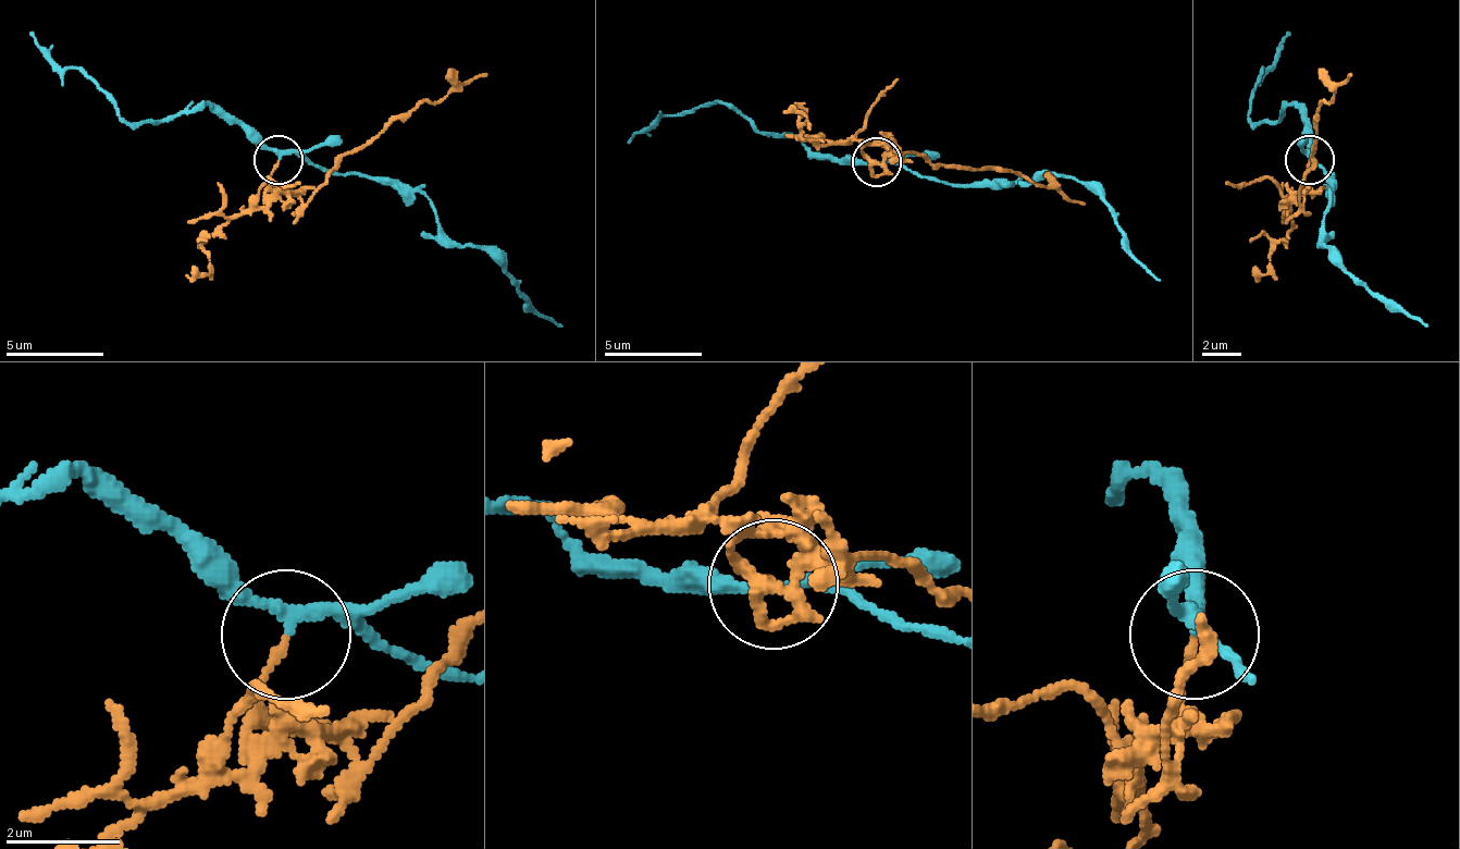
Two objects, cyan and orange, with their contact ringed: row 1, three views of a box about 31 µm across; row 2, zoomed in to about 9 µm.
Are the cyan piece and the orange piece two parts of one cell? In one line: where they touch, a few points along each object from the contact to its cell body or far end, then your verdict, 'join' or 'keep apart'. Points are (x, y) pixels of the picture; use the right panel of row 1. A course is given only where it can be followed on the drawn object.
at (1309, 159); cyan runs (1310, 161), (1310, 156), (1329, 175), (1325, 244), (1349, 273), (1394, 298), (1428, 328); orange runs (1310, 161), (1310, 185), (1300, 185), (1310, 151), (1315, 111), (1349, 72); keep apart

